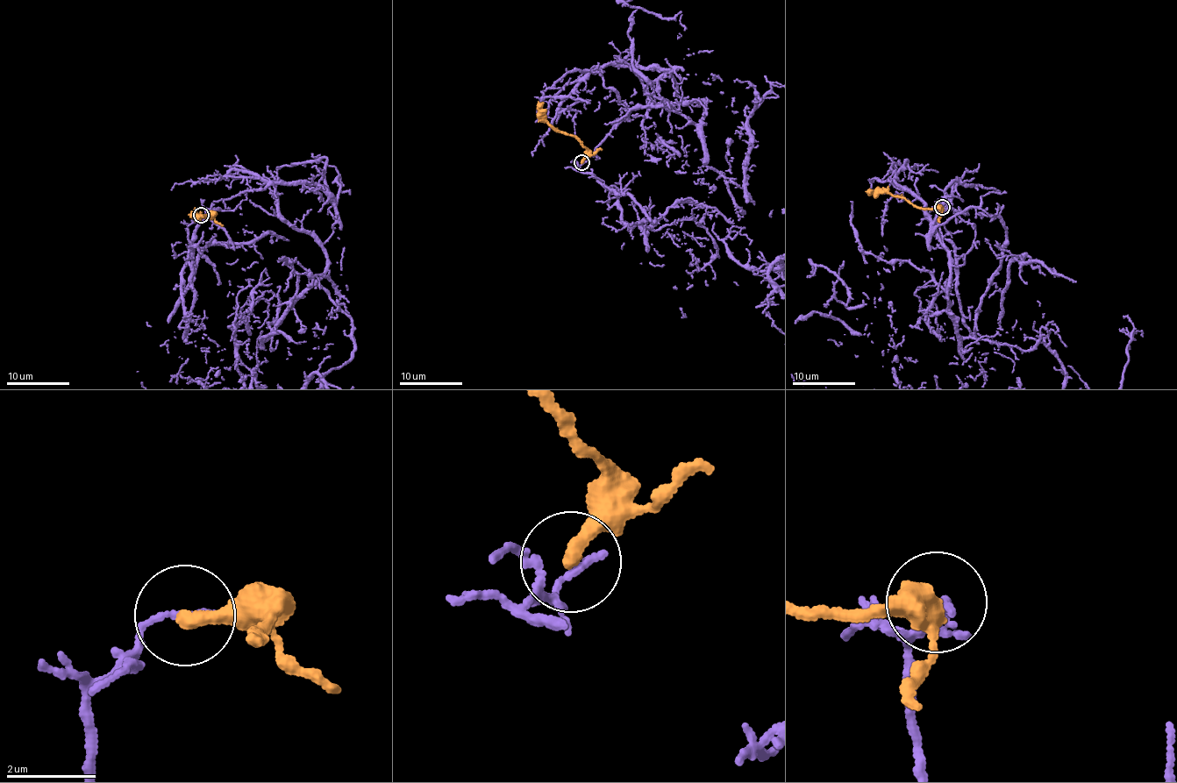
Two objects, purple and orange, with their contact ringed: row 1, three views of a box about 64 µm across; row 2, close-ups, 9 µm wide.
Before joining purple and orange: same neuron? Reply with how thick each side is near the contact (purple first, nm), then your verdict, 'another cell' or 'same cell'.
170/320 nm | another cell

